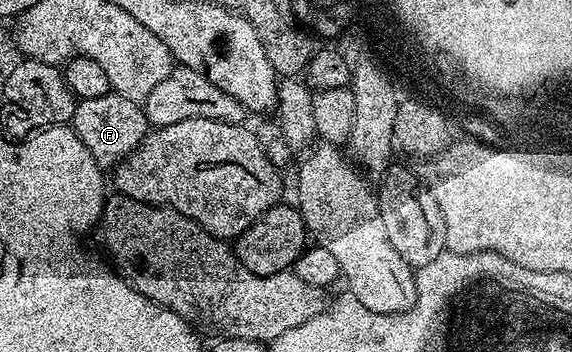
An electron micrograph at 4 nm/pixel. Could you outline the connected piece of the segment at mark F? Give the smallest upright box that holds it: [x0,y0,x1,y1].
[72,93,148,168]

